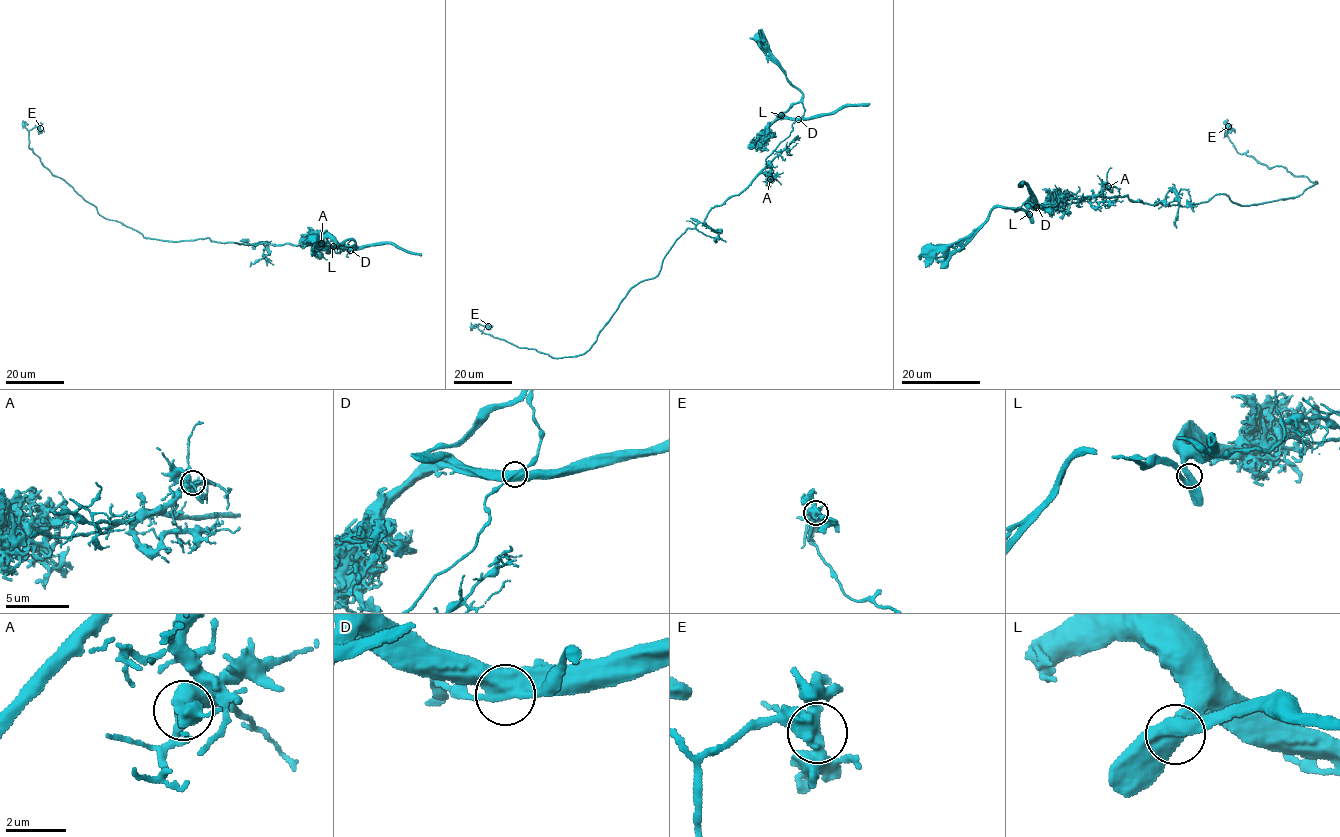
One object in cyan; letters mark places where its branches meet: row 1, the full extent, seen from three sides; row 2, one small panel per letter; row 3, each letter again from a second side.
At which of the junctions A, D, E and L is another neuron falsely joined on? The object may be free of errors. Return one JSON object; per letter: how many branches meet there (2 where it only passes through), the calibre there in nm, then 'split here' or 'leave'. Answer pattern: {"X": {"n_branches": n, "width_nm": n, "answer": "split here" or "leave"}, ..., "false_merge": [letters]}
{"A": {"n_branches": 3, "width_nm": 400, "answer": "leave"}, "D": {"n_branches": 3, "width_nm": 480, "answer": "split here"}, "E": {"n_branches": 3, "width_nm": 420, "answer": "leave"}, "L": {"n_branches": 3, "width_nm": 480, "answer": "leave"}, "false_merge": ["D"]}

